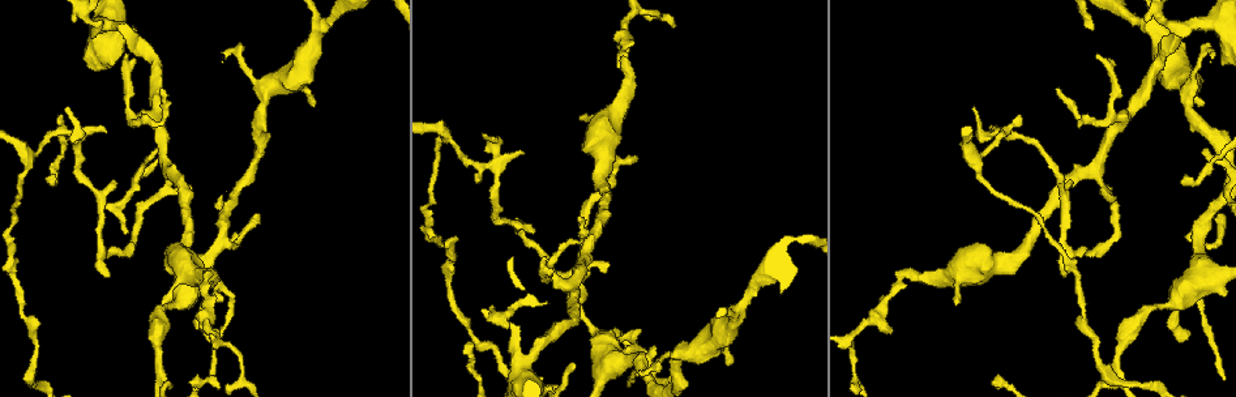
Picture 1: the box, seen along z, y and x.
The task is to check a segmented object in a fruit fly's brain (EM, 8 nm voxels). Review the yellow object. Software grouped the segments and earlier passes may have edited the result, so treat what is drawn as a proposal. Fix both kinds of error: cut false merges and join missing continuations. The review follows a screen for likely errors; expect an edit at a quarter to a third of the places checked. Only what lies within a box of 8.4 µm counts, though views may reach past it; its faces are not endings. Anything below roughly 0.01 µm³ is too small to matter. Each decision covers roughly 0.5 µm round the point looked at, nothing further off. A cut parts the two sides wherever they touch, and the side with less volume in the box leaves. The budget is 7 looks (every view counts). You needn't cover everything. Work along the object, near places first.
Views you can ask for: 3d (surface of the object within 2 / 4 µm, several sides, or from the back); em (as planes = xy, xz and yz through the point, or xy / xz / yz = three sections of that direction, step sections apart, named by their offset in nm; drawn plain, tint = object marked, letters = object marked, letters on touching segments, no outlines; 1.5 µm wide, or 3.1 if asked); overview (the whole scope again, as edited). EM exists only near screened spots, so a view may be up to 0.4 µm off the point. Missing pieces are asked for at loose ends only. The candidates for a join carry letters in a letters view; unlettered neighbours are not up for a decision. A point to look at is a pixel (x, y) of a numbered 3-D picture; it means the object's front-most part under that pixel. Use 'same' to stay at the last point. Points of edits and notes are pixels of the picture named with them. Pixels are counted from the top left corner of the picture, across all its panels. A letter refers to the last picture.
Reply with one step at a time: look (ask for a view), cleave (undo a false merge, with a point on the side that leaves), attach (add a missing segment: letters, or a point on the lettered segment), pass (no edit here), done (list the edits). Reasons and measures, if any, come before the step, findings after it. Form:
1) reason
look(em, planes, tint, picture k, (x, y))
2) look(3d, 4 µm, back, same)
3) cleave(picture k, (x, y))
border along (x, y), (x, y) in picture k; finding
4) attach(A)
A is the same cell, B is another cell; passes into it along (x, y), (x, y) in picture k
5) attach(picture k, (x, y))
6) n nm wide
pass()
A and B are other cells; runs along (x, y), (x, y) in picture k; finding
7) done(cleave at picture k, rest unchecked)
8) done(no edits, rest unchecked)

branch point
look(em, planes, tint, picture 1, (1006, 134))

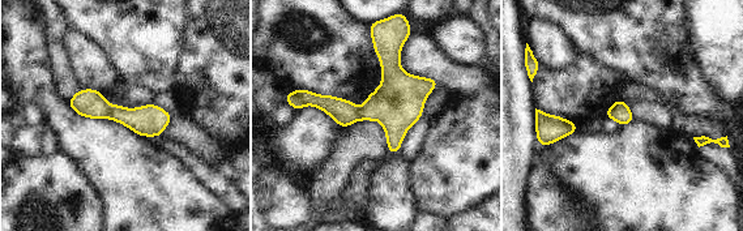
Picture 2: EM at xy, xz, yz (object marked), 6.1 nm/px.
what lies round it
look(em, planes, letters, same)

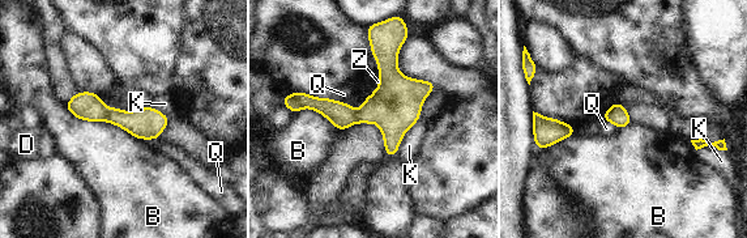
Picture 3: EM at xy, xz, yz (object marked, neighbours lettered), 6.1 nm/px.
cleave(picture 3, (88, 106))
B, D, K, Q and Z are other cells; two cells meet here

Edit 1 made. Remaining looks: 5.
look(overview)

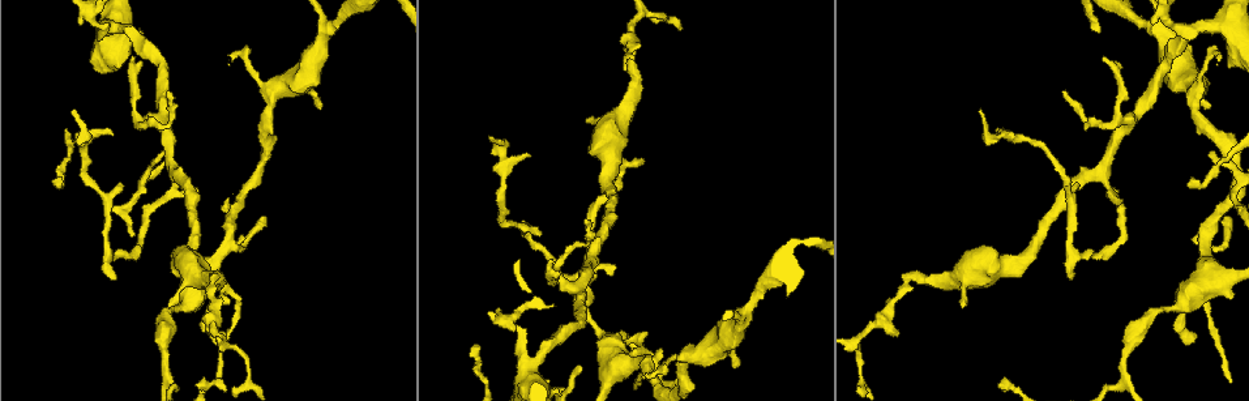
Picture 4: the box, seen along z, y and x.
abrupt turn
look(em, xy, step 8, tint, picture 4, (1222, 243))

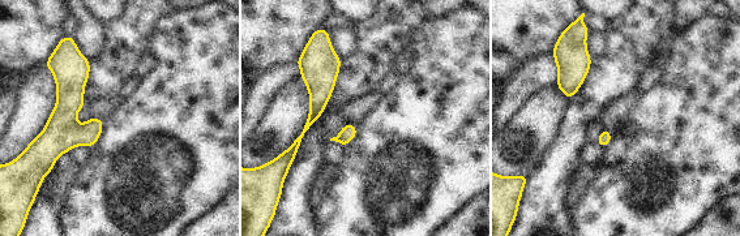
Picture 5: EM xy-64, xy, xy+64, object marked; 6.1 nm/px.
look(em, xy, step 8, letters, same)

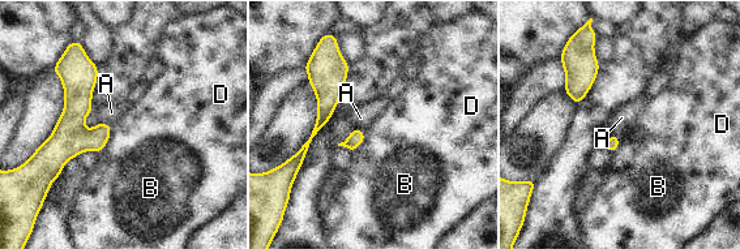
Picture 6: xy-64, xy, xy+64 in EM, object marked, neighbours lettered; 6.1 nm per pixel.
pass()
A, B and D are other cells; border along (98, 121), (111, 124) in picture 6; all the same cell

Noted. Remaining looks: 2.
free end
look(3d, 2 µm, picture 4, (646, 377))

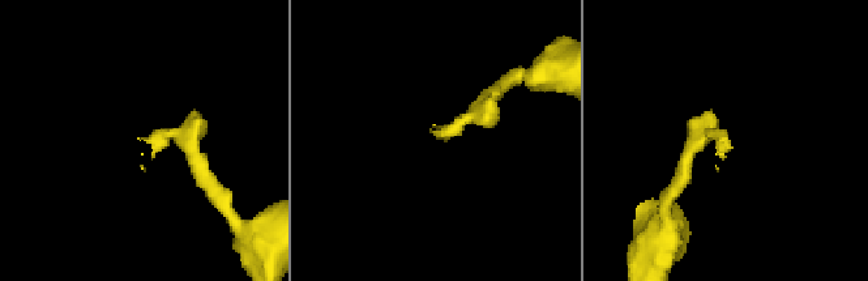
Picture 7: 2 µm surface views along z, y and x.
look(em, planes, letters, picture 7, (722, 141))

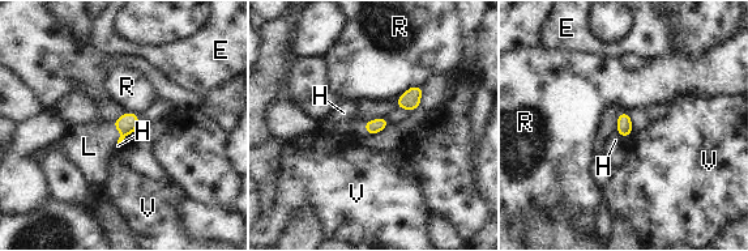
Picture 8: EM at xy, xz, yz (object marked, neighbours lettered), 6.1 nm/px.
attach(L)
L is the same cell, E, H, R and V are other cells; passes into it along (127, 123), (120, 133), (89, 147) in picture 8; the cell continues

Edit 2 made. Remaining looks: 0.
done(cleave at picture 3, attach at picture 8, rest unchecked)

